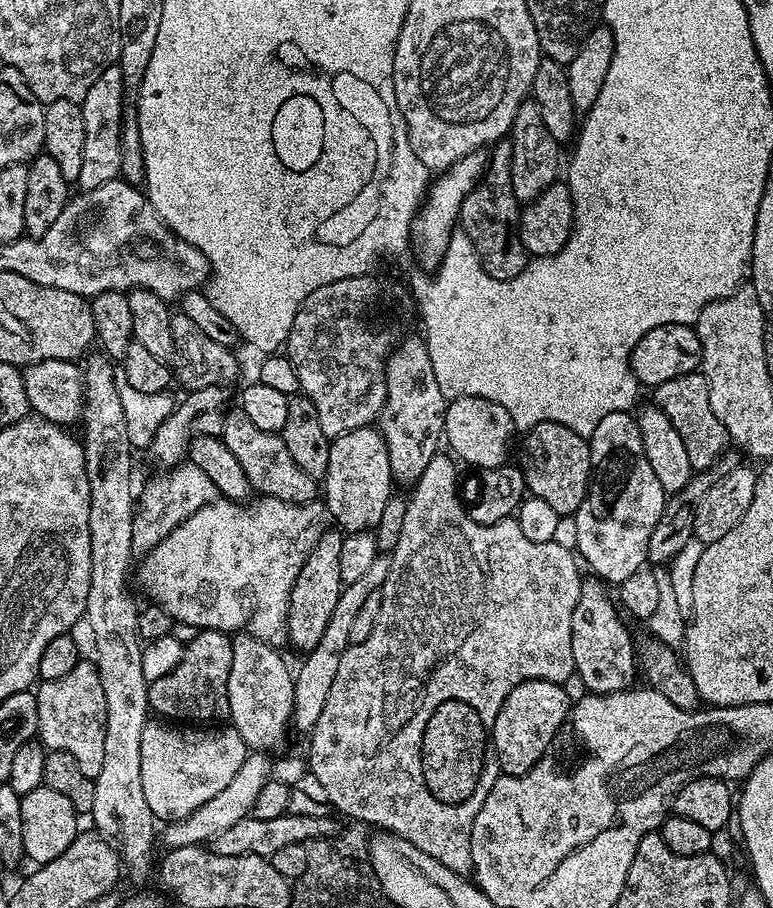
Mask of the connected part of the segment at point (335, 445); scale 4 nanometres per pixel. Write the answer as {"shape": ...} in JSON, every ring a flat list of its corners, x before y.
{"shape":[[369,426,350,430,350,434,335,437,329,443,330,462,326,466,326,474,322,481,322,503,327,515,337,520,345,533,366,532,375,530,382,518,382,510,386,510,386,502,394,495,394,481,390,470,390,454,386,450,386,442,382,438,379,427]]}

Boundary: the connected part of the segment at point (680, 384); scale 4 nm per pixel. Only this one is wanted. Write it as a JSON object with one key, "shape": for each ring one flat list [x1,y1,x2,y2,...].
{"shape":[[697,370,690,374,682,374,678,378,670,378,670,382,662,382,654,389,655,407,660,408,682,437,682,446,686,446,686,455,690,458,690,466,696,472,707,472,712,465,729,451,730,441,726,426,718,422,714,410,710,410,710,390,704,373]]}

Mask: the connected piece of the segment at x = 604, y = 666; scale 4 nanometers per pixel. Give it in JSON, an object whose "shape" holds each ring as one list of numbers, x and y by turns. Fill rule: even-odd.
{"shape":[[591,579,581,583,578,602,574,606,574,618,570,618,575,675,578,680,580,676,589,693,605,696,611,692,625,692,638,680,638,648,634,642,632,645,632,638,624,625,625,617,617,601,608,597,609,589,605,581]]}

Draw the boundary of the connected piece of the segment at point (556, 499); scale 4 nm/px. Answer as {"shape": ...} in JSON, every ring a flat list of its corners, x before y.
{"shape":[[542,422,527,429,525,436,528,436,524,440,522,461,525,489,547,502,561,518,571,517,582,506,592,477,588,440,558,422]]}

